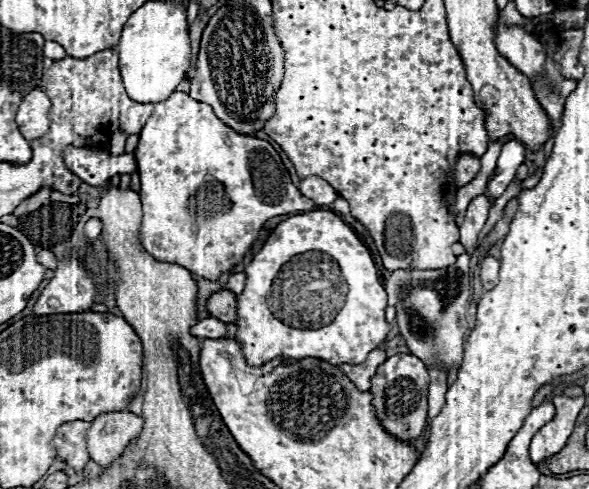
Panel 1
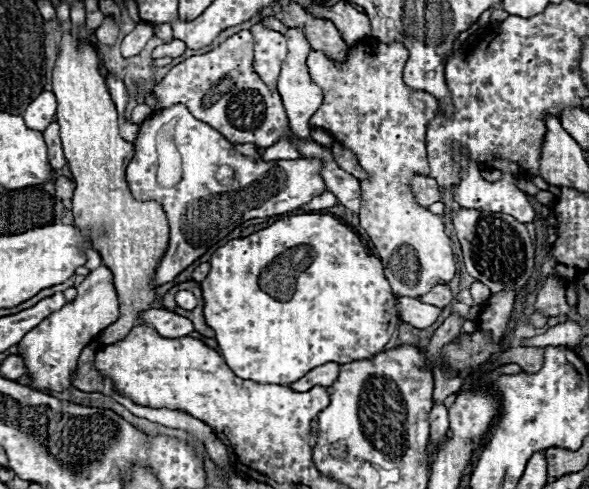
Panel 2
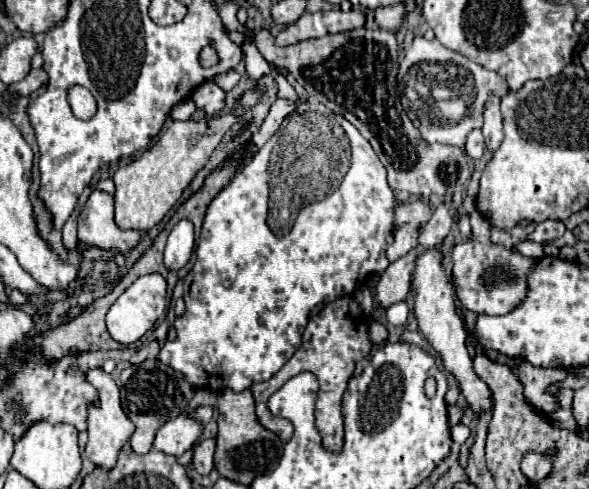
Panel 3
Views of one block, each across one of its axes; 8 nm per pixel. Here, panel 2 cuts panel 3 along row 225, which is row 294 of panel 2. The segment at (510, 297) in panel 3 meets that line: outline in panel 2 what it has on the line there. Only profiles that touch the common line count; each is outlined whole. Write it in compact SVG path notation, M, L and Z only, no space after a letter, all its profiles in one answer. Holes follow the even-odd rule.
M474 282L474 284L472 284L472 298L474 298L474 304L484 304L490 294L492 294L492 292L490 292L484 284L480 284L480 282Z

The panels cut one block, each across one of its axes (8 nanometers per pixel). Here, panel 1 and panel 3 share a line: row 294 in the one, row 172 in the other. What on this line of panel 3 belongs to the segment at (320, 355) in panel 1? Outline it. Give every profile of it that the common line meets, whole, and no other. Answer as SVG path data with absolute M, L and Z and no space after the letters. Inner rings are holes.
M298 106L278 128L278 132L268 140L266 146L262 146L248 164L236 172L232 182L210 202L206 210L206 218L202 224L200 232L200 242L198 242L198 256L194 262L194 268L188 272L184 278L184 302L186 302L186 312L184 316L176 318L174 328L176 328L176 340L166 342L160 350L160 362L170 364L174 370L180 370L192 386L208 386L210 390L246 390L254 382L262 382L272 378L284 362L300 348L302 342L302 332L308 324L308 314L316 304L330 302L340 296L348 296L354 292L354 288L372 272L382 274L388 268L388 258L386 258L386 248L394 240L394 190L386 182L386 168L378 160L376 152L372 150L370 142L344 118L334 112L330 112L326 106ZM272 190L282 190L280 202L272 202Z

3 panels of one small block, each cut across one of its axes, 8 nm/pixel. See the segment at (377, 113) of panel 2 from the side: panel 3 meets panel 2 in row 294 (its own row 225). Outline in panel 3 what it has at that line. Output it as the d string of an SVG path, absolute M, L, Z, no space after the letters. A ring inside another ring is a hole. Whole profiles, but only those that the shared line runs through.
M426 200L406 202L396 206L396 230L394 230L394 244L388 248L388 260L398 260L406 256L418 242L420 228L428 222L432 210Z

